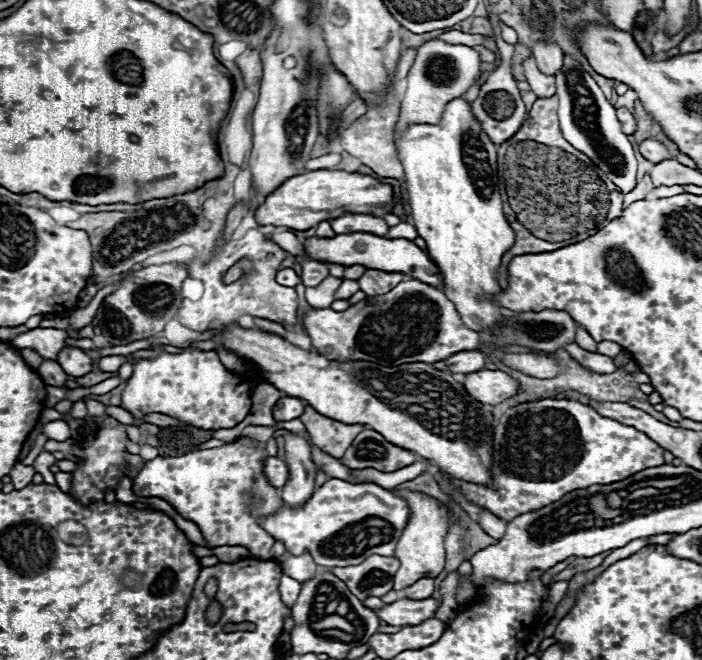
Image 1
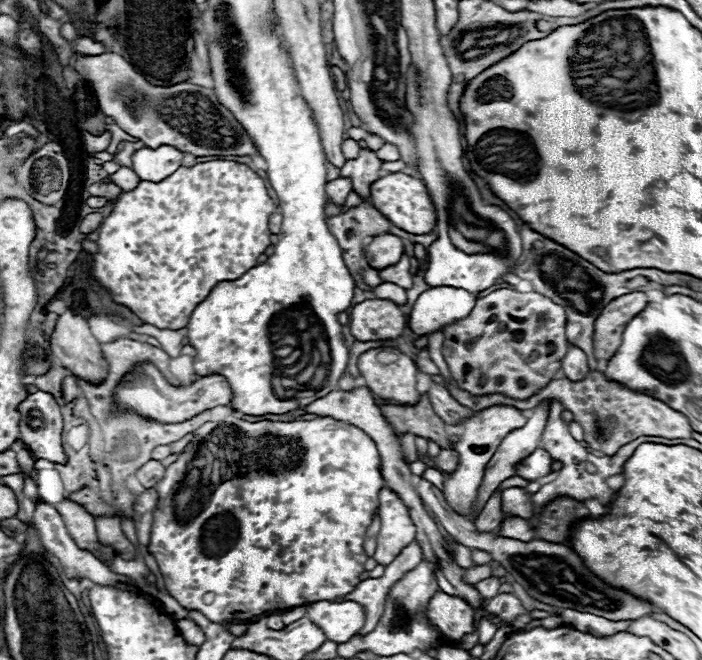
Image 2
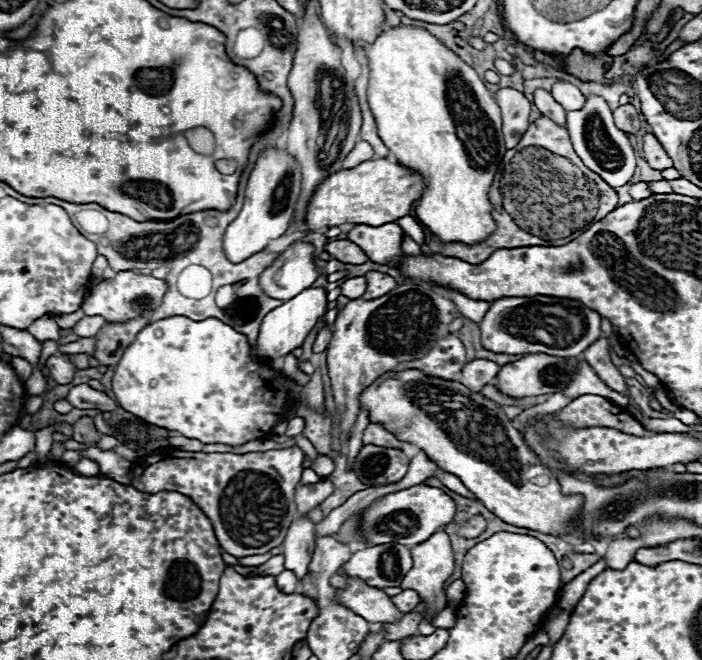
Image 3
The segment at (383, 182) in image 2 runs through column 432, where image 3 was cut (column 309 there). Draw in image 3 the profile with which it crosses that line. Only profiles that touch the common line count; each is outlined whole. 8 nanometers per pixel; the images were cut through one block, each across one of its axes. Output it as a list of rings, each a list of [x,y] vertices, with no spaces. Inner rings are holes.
[[[376,158],[366,160],[352,170],[340,170],[324,180],[306,212],[308,230],[316,230],[322,226],[340,226],[340,224],[388,224],[406,216],[414,202],[422,198],[426,190],[426,180],[422,174],[412,168],[402,166],[392,158]]]

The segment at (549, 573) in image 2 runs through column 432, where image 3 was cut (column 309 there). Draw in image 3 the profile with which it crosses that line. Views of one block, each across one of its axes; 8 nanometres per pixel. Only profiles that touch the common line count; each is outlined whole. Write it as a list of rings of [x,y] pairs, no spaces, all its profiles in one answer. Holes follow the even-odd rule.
[[[322,480],[318,484],[310,484],[308,486],[298,486],[296,488],[296,504],[298,504],[298,512],[302,516],[306,516],[308,512],[312,512],[316,506],[320,506],[334,490],[334,484],[328,480]]]

